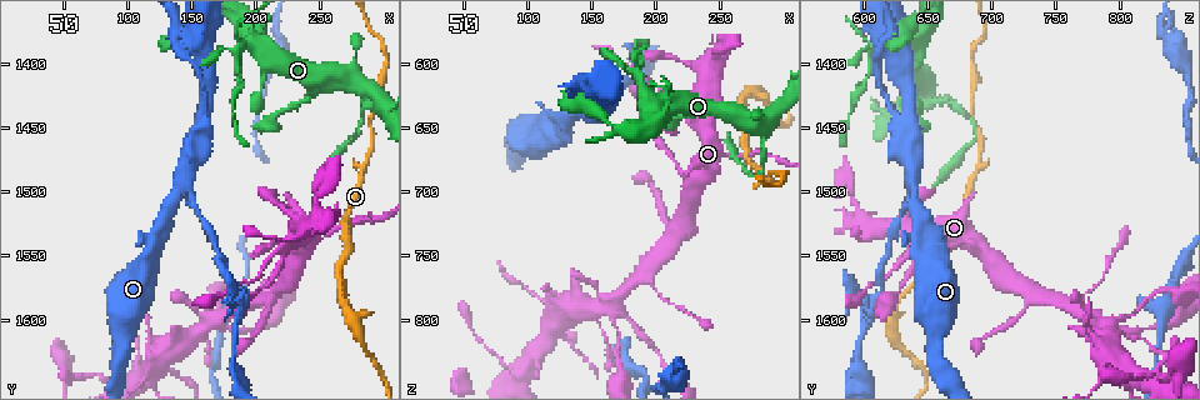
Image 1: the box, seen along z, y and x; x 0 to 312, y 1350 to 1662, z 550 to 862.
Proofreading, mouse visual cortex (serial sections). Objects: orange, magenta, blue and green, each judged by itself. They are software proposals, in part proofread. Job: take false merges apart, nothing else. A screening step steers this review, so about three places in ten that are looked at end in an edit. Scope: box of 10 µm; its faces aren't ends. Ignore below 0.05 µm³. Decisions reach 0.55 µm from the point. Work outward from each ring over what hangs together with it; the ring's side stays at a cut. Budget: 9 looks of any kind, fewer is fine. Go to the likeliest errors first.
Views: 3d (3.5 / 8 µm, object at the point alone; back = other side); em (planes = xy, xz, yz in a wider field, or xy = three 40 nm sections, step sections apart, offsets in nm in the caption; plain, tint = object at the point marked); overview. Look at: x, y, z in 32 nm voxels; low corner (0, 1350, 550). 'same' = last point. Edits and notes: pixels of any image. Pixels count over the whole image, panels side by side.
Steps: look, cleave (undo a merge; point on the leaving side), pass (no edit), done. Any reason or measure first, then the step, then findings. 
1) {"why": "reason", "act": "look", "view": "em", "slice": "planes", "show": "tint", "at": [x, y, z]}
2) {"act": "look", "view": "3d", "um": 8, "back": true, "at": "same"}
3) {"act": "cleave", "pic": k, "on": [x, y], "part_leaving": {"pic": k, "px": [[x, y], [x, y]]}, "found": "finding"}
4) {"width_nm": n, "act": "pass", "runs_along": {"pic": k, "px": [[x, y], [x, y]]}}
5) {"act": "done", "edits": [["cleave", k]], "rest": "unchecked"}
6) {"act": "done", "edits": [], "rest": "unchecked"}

{"why": "looks like a crossing", "act": "look", "view": "3d", "um": 3.5, "at": [168, 1602, 788]}

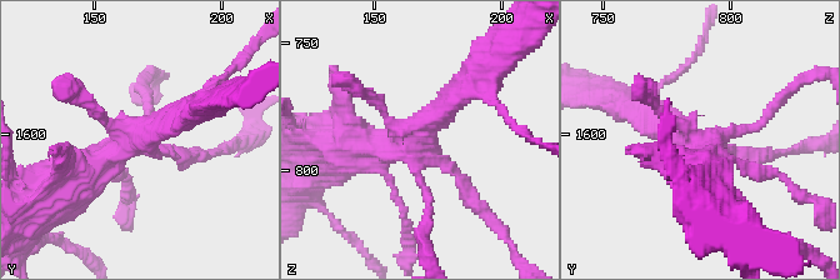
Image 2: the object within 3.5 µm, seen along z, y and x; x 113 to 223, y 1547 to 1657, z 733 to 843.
{"why": "need the tissue", "act": "look", "view": "em", "slice": "planes", "show": "tint", "at": [165, 1602, 786]}

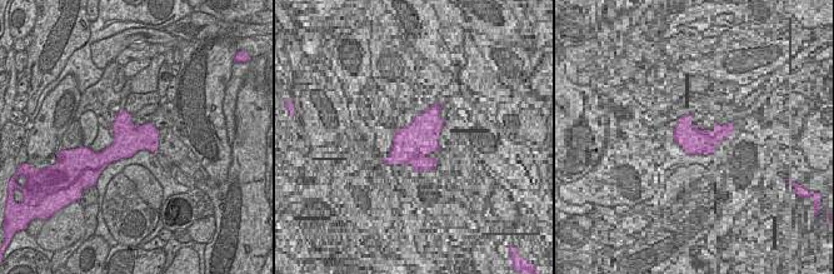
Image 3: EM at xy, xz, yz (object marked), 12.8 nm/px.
{"act": "pass", "runs_along": {"pic": 2, "px": [[195, 110], [160, 123], [65, 184]]}, "found": "continuous, no second cell"}

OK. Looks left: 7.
{"why": "three arms meet", "act": "look", "view": "3d", "um": 3.5, "back": true, "at": [142, 1498, 640]}

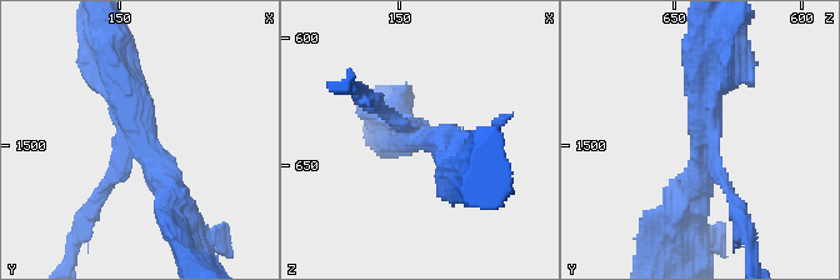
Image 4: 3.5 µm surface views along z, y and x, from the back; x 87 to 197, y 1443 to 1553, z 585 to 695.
{"arms": 3, "arm_widths_nm": [200, 350, 450], "act": "look", "view": "em", "slice": "planes", "show": "tint", "at": [142, 1496, 639]}

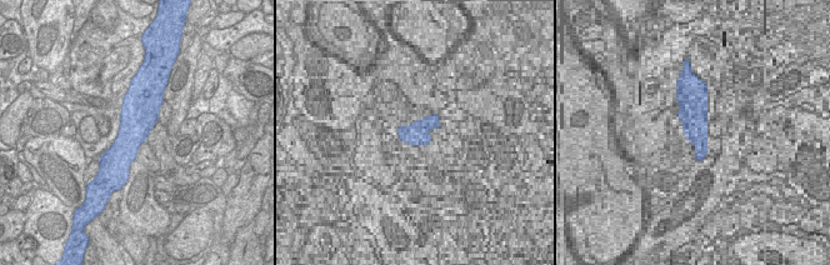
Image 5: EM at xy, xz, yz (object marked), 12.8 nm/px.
{"act": "pass", "runs_along": {"pic": 4, "px": [[171, 204], [129, 116], [118, 58]]}, "found": "all the same cell"}

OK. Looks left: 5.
{"why": "sharp bend", "act": "look", "view": "3d", "um": 3.5, "back": true, "at": [186, 1390, 606]}

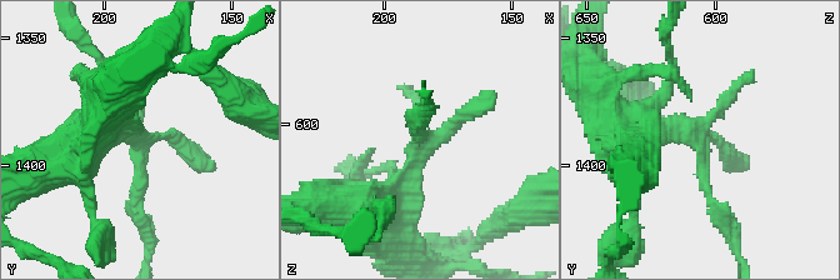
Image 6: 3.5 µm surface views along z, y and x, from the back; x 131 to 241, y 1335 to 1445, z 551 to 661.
{"why": "need the tissue", "act": "look", "view": "em", "slice": "xy", "step": 3, "show": "tint", "at": [185, 1389, 606]}

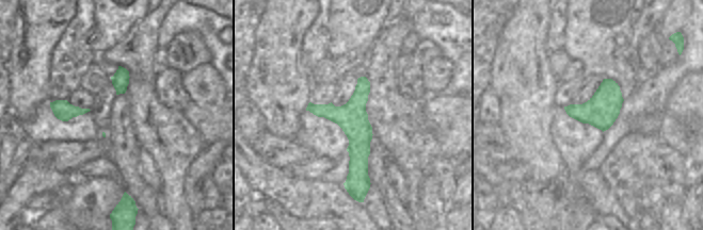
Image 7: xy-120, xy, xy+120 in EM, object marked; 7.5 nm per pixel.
{"act": "look", "view": "em", "slice": "xy", "step": 5, "show": "tint", "at": "same"}

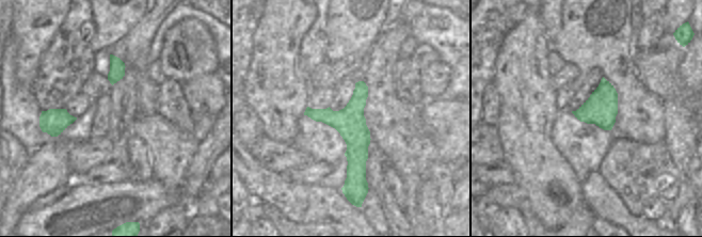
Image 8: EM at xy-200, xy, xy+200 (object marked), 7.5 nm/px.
{"act": "cleave", "pic": 6, "on": [139, 170], "part_leaving": {"pic": 6, "px": [[126, 128], [141, 139], [134, 204]]}, "found": "two cells meet here"}

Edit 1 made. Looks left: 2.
{"act": "done", "edits": [["cleave", 6]], "rest": "unchecked"}

